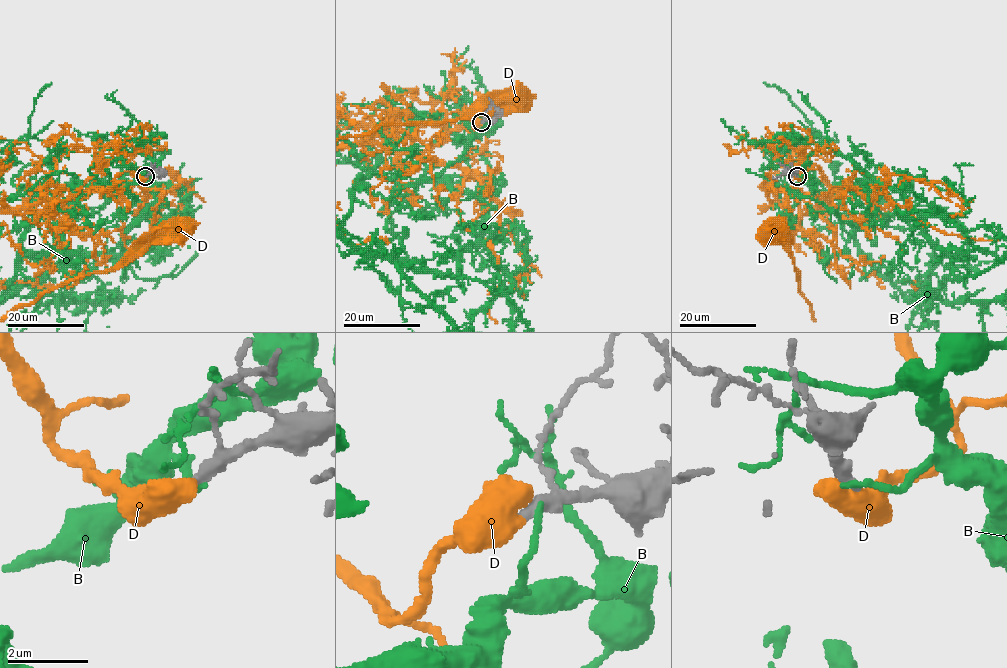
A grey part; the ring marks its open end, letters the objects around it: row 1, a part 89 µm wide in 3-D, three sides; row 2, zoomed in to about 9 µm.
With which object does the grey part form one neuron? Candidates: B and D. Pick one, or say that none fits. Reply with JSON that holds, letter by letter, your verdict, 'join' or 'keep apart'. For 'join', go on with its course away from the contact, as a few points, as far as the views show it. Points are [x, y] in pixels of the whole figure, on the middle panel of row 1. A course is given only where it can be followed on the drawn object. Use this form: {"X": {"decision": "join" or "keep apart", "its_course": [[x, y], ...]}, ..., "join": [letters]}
{"B": {"decision": "keep apart"}, "D": {"decision": "join"}, "join": ["D"]}

